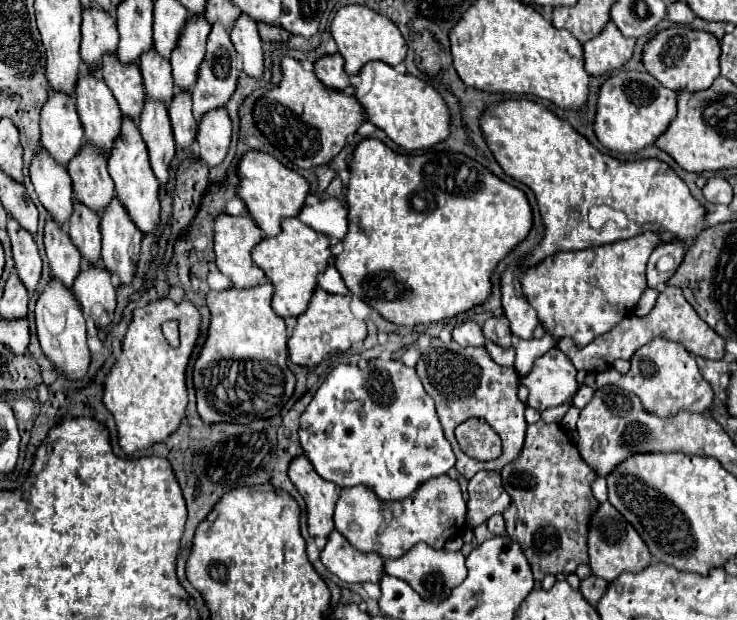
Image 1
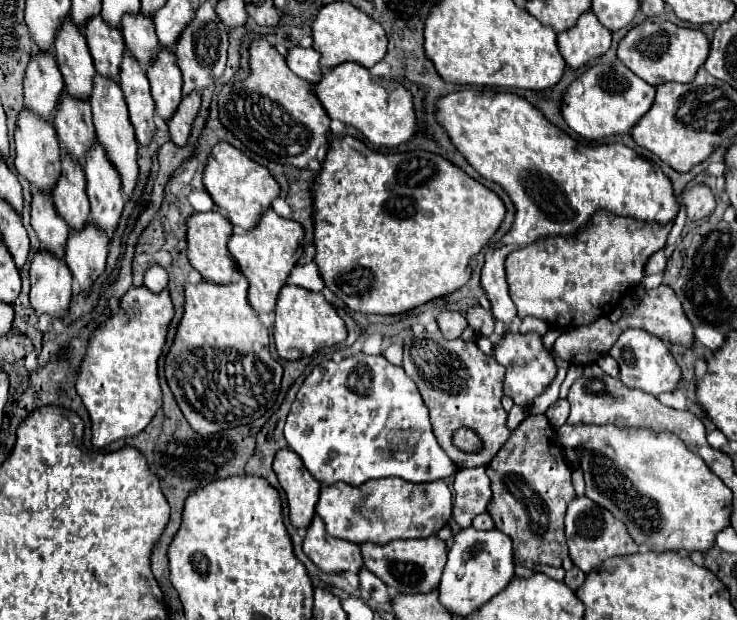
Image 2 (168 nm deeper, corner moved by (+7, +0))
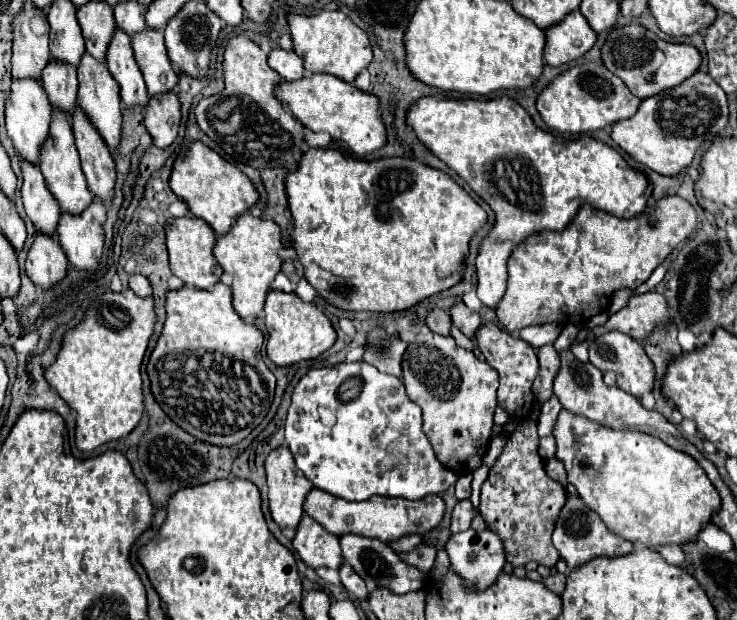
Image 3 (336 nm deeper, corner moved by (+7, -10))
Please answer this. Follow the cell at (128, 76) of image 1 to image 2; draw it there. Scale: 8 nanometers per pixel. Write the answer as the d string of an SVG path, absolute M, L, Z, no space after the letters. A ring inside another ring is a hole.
M97 14L83 26L85 38L93 56L93 66L99 74L117 78L119 76L119 64L125 52L125 42L121 38L121 30L109 26L101 16Z

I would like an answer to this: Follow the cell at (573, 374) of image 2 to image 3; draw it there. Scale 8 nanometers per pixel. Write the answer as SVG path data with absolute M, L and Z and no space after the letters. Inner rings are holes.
M567 410L559 412L553 436L557 440L555 456L563 460L569 482L577 488L581 500L599 514L611 532L625 540L641 542L651 550L665 544L687 544L697 540L701 530L713 522L713 514L721 508L721 496L697 460L685 452L669 448L655 436L641 434L637 430L611 430L585 420L583 416L573 416Z

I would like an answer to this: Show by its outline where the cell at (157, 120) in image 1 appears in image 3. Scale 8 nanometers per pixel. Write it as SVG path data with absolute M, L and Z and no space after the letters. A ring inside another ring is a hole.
M119 28L113 34L113 40L111 40L111 46L109 46L107 68L121 86L123 106L125 108L133 108L133 106L145 108L147 102L149 102L147 86L145 86L143 76L139 72L139 66L135 62L131 38L125 36L125 32L121 32Z

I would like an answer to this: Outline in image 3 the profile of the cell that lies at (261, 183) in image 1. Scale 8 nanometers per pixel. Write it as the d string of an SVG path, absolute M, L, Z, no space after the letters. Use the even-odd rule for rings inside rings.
M193 142L185 150L183 160L179 158L175 162L171 172L171 188L189 204L191 214L205 220L219 236L227 234L233 228L235 220L259 202L259 192L253 182L233 162L221 158L203 142Z

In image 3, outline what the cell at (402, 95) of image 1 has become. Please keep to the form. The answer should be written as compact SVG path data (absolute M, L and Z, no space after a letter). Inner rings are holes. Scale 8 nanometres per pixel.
M305 74L305 78L301 80L283 82L277 92L279 100L289 106L293 116L297 116L297 120L301 120L305 128L309 128L311 132L329 132L331 138L343 140L359 156L377 152L387 144L387 128L381 114L381 100L351 82L337 80L337 76L329 74Z

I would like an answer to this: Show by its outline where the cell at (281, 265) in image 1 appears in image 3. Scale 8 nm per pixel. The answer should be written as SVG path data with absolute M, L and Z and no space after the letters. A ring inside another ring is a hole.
M249 212L237 218L237 224L233 224L233 230L219 238L213 252L217 262L223 266L227 274L233 276L233 306L241 314L241 318L259 316L265 306L265 298L271 290L271 284L275 276L281 272L283 260L279 256L279 250L283 248L283 236L281 228L267 218L255 218Z

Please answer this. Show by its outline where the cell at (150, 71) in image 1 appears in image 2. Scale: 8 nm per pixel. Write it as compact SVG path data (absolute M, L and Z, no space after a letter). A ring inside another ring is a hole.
M141 12L125 16L121 18L121 34L125 38L127 50L137 58L141 68L147 70L159 46L153 18L145 18L145 14Z

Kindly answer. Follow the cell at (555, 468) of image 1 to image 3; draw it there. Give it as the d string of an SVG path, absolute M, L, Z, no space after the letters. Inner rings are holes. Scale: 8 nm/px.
M523 420L509 436L497 464L489 470L489 478L481 486L479 514L487 522L487 528L499 534L505 546L507 562L515 568L535 560L547 568L559 562L559 552L551 542L557 518L567 502L565 488L551 480L545 472L545 460L539 456L537 420Z

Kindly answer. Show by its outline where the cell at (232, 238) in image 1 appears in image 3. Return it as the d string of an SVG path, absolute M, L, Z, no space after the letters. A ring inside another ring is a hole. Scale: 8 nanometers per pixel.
M171 218L165 224L165 236L167 236L167 250L169 250L169 262L171 272L181 278L185 284L191 284L195 288L211 290L221 280L223 268L217 264L213 256L213 246L217 244L217 234L213 234L213 228L205 224L201 218Z

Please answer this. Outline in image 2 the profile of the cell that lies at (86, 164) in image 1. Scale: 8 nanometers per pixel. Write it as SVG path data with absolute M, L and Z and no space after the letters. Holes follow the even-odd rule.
M61 94L61 106L57 106L57 118L53 120L53 124L59 140L77 160L81 160L89 146L95 142L89 102L77 102L77 98Z

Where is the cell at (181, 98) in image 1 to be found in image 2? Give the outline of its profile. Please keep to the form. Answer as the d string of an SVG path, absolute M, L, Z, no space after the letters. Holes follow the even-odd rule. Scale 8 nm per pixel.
M159 46L159 52L147 70L147 80L151 84L151 96L155 100L155 108L159 116L163 120L171 118L183 96L181 94L183 80L181 80L181 70L177 66L175 54Z

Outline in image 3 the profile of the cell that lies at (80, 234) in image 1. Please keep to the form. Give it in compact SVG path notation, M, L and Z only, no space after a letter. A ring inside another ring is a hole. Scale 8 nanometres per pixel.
M53 112L53 122L51 122L51 130L49 130L49 148L45 148L45 160L41 160L41 172L45 176L49 192L59 202L61 212L75 214L75 216L85 212L85 208L93 200L93 194L89 192L85 176L81 172L79 152L75 148L71 124L69 124L67 116L57 116L57 112Z

